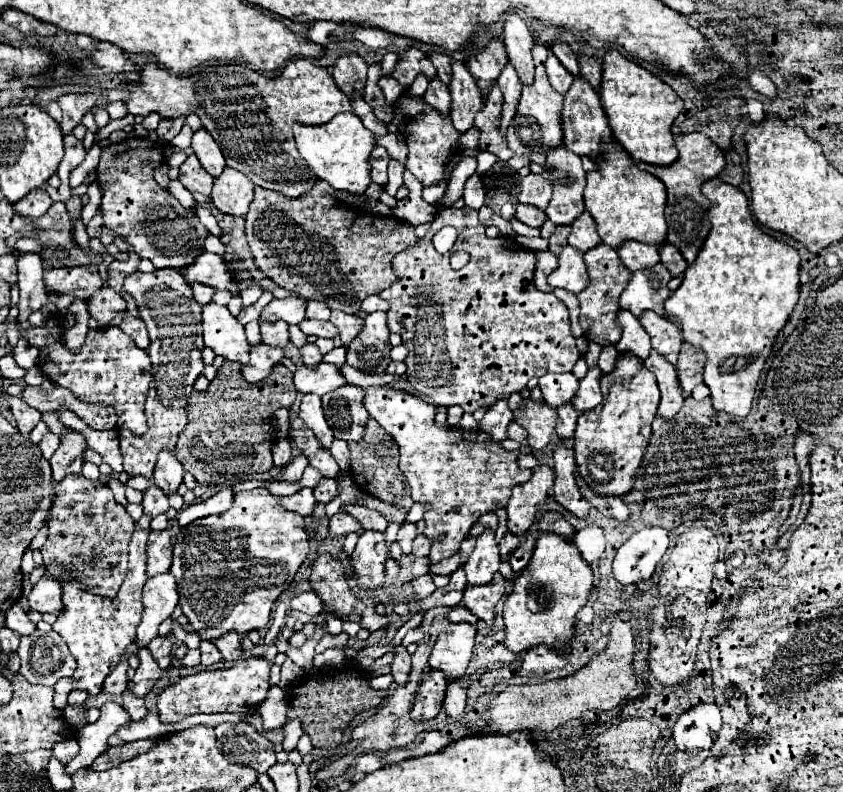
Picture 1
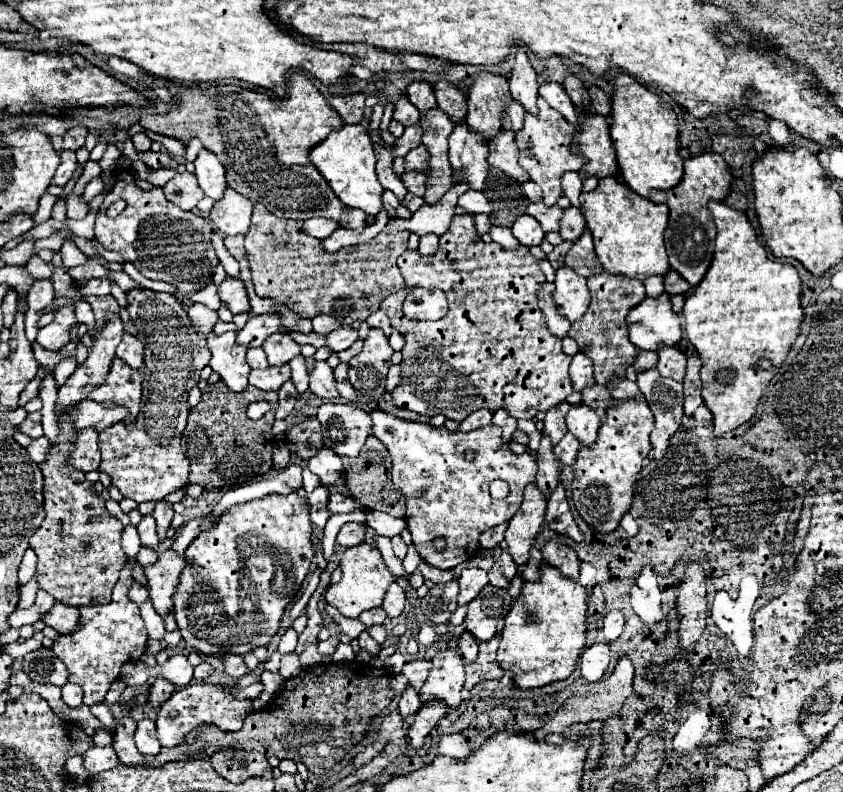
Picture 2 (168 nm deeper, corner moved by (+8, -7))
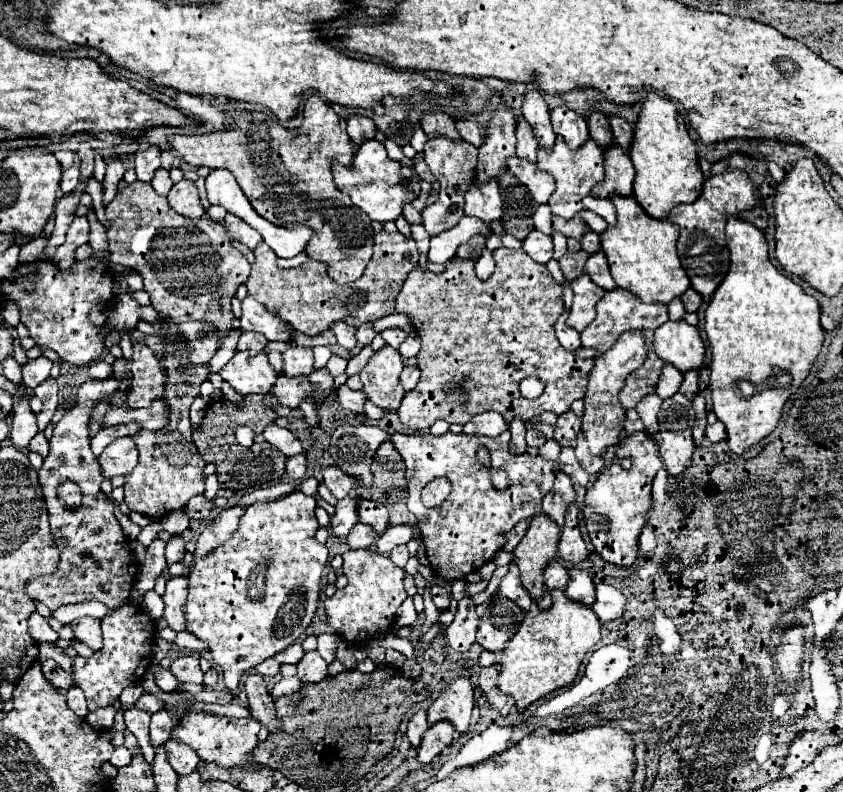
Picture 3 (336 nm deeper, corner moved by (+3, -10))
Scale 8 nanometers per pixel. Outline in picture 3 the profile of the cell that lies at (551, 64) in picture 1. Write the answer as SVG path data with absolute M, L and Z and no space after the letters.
M555 107L551 111L551 123L553 131L561 135L571 149L581 147L589 139L587 121L569 107Z

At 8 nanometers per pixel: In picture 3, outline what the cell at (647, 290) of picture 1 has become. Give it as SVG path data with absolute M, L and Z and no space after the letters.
M665 321L653 333L655 353L673 363L681 373L687 369L699 369L705 355L705 345L699 337L697 327L681 321Z

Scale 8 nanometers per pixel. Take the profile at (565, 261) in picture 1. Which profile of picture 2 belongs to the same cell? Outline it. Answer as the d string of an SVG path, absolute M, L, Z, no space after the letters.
M568 266L556 270L556 294L554 300L560 308L560 316L570 322L576 322L584 316L590 304L590 292L586 286L586 278L572 272Z

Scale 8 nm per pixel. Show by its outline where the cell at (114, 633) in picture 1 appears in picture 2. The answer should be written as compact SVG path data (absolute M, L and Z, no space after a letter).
M128 560L122 572L122 578L116 582L112 592L112 602L108 606L86 606L82 618L82 626L72 636L60 636L54 642L54 654L68 668L68 682L80 684L84 690L84 704L92 706L102 702L110 684L120 676L120 670L126 662L136 662L146 652L148 634L144 628L144 620L140 616L138 604L128 598L128 588L134 584L132 566L136 560Z

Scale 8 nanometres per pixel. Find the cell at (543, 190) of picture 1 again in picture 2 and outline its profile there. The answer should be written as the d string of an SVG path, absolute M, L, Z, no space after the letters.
M536 202L536 204L528 206L528 214L534 216L542 224L544 232L558 232L560 230L560 218L562 218L564 210L560 206L548 208L548 206L544 206L544 202Z

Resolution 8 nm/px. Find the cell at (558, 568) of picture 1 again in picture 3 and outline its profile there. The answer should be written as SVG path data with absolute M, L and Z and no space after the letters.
M551 589L553 603L537 615L527 613L513 639L501 653L501 671L497 685L503 693L515 697L515 705L523 711L533 701L549 695L555 689L575 681L579 665L587 651L601 639L601 621L591 607L573 603L561 589Z

